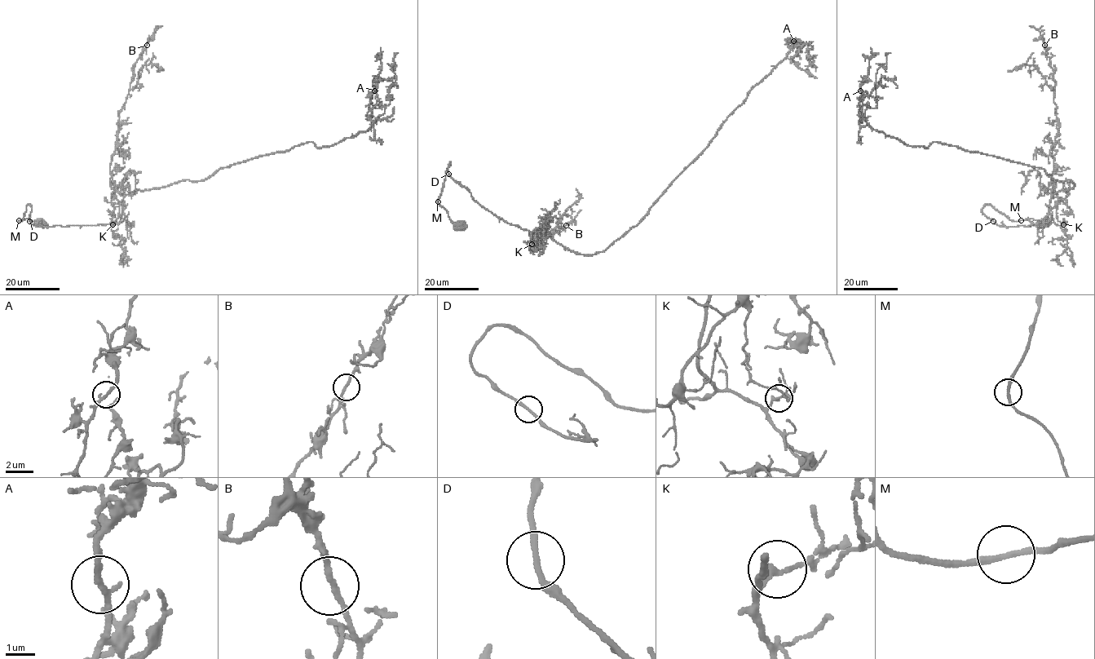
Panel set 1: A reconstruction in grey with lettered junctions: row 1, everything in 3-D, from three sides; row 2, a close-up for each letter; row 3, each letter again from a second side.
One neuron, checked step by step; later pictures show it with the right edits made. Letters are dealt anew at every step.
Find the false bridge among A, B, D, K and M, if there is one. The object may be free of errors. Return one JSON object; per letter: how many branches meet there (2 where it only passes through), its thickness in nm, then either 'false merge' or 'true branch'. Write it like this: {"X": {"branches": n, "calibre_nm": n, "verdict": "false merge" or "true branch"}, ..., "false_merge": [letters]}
{"A": {"branches": 2, "calibre_nm": 200, "verdict": "true branch"}, "B": {"branches": 2, "calibre_nm": 180, "verdict": "true branch"}, "D": {"branches": 2, "calibre_nm": 190, "verdict": "true branch"}, "K": {"branches": 2, "calibre_nm": 170, "verdict": "true branch"}, "M": {"branches": 2, "calibre_nm": 200, "verdict": "true branch"}, "false_merge": []}

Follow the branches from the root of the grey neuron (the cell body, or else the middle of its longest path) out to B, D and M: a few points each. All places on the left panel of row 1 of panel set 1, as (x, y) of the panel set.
B: (40, 222), (19, 220), (28, 204), (35, 226), (118, 218), (123, 196), (110, 163), (133, 66), (147, 45)
D: (40, 222), (28, 218), (19, 220), (23, 220), (28, 204), (31, 206), (29, 221)
M: (40, 222), (28, 218), (19, 220)

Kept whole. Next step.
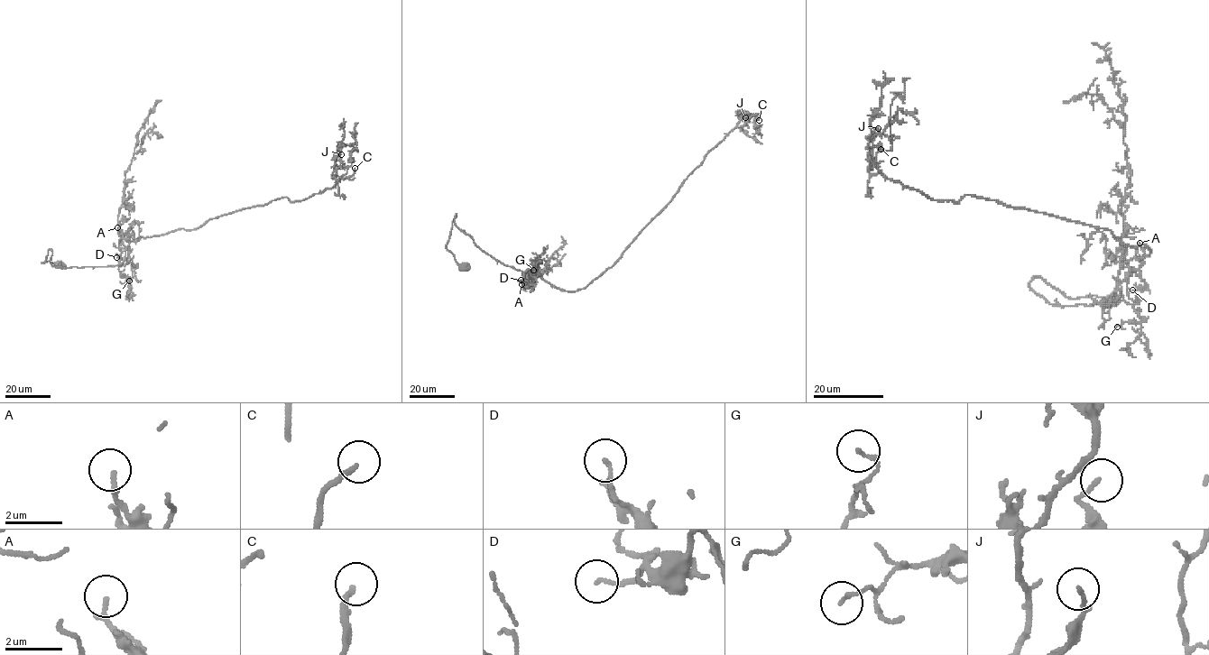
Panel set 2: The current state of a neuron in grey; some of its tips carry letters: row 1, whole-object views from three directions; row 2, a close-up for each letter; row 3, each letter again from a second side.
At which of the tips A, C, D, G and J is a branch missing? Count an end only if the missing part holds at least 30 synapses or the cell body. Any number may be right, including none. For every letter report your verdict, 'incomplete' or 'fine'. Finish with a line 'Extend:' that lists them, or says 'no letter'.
A: fine
C: incomplete
D: fine
G: fine
J: fine
Extend: C

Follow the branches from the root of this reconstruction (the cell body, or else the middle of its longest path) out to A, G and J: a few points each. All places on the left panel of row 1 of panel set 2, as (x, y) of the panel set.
A: (59, 264), (41, 262), (50, 249), (55, 267), (120, 264), (129, 243), (123, 237), (119, 244), (117, 227)
G: (59, 264), (41, 262), (45, 262), (50, 249), (50, 263), (55, 267), (119, 264), (120, 274), (129, 281)
J: (59, 264), (41, 262), (50, 249), (55, 267), (116, 265), (139, 237), (303, 200), (337, 184), (341, 154)

